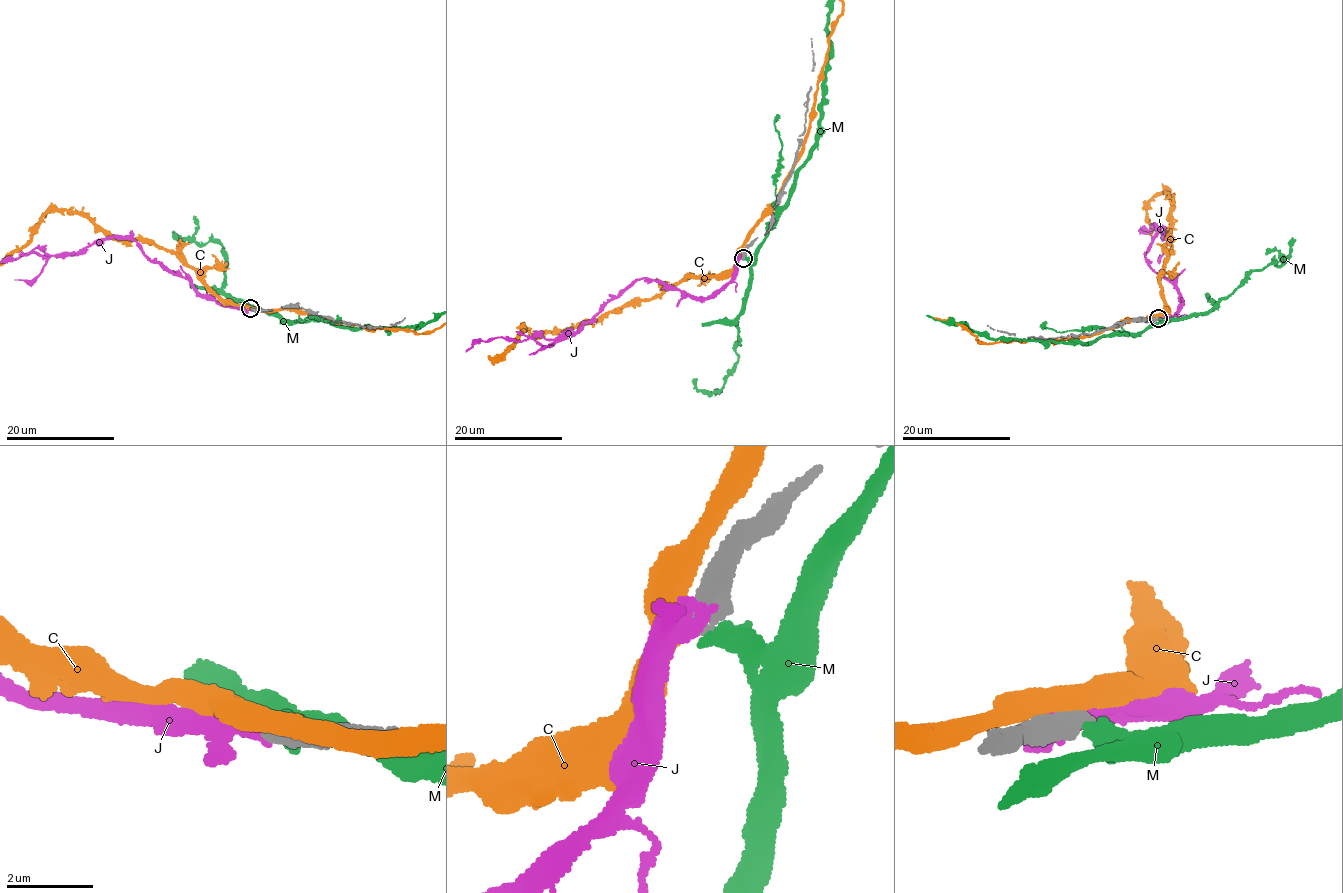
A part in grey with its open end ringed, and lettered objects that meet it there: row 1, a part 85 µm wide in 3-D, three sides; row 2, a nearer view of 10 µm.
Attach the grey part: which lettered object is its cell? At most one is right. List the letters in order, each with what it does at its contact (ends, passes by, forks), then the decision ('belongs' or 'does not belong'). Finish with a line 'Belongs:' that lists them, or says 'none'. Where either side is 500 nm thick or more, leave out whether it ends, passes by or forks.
C: does not belong
J: does not belong
M: it ends; does not belong
Belongs: none

